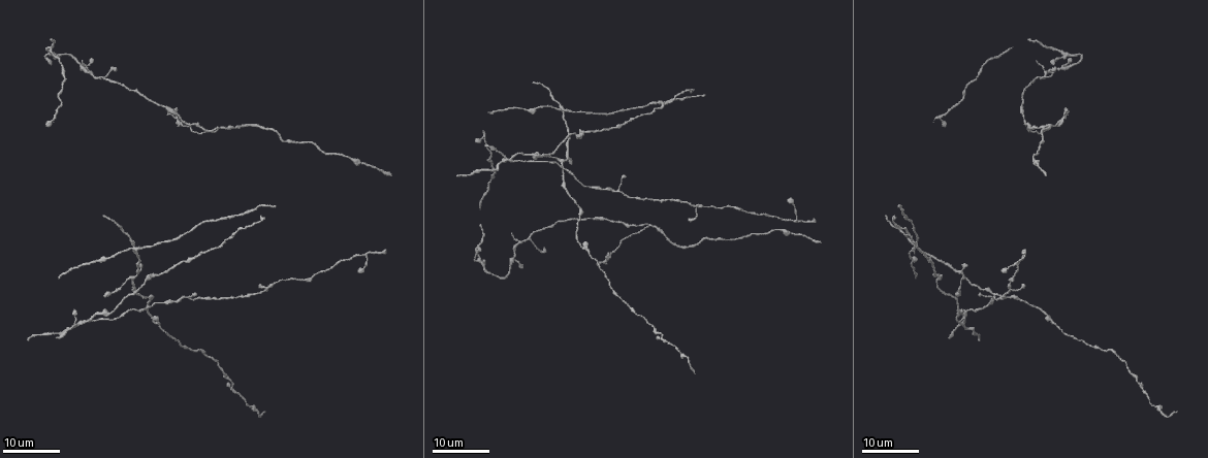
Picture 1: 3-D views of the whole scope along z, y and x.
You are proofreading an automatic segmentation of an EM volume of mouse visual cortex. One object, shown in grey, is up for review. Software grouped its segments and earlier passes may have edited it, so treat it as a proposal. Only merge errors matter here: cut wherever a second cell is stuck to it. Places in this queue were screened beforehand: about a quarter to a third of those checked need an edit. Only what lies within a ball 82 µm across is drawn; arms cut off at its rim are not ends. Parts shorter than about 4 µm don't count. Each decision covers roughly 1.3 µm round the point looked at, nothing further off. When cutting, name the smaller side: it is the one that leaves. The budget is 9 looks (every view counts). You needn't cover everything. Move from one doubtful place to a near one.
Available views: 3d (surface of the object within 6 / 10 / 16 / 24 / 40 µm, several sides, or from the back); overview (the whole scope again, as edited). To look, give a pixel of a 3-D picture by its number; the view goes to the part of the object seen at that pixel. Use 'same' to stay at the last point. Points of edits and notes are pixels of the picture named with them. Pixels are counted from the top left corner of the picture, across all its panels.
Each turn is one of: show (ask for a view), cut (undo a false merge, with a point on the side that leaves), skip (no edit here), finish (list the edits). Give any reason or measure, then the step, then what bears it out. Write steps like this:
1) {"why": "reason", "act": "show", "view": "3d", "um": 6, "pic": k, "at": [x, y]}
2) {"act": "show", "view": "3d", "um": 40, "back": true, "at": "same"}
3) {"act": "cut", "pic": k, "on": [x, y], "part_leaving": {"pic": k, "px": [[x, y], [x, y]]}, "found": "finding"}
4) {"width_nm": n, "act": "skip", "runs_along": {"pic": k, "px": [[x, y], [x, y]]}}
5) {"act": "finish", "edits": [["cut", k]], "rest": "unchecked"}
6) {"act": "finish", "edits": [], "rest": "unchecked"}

{"why": "four or more arms meet", "act": "show", "view": "3d", "um": 24, "pic": 1, "at": [961, 321]}

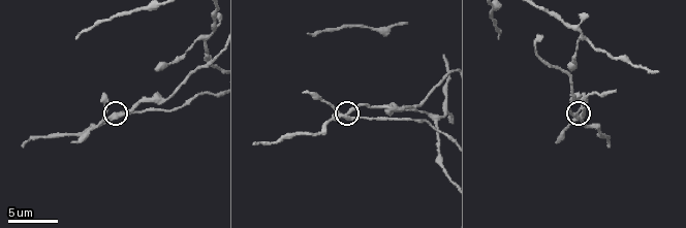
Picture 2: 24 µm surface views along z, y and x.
{"act": "show", "view": "3d", "um": 6, "pic": 2, "at": [118, 116]}

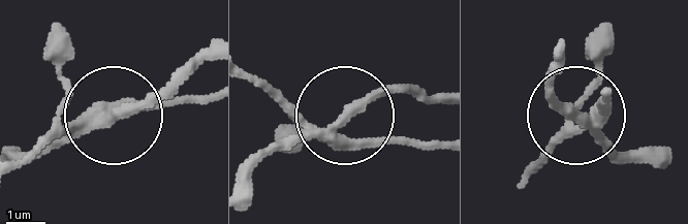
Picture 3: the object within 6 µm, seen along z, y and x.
{"arms": 4, "act": "cut", "pic": 3, "on": [137, 113], "part_leaving": {"pic": 3, "px": [[89, 130], [204, 64]]}, "found": "a second cell is stuck on"}

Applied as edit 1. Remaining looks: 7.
{"why": "three-way junction", "act": "show", "view": "3d", "um": 16, "pic": 2, "at": [206, 38]}

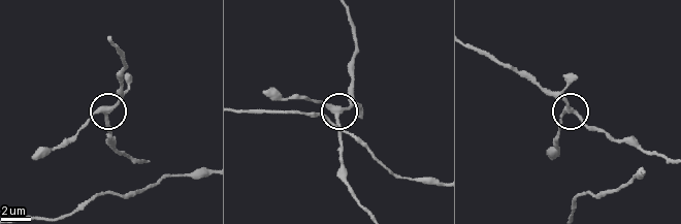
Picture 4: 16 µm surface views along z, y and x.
{"act": "show", "view": "3d", "um": 16, "back": true, "pic": 4, "at": [569, 110]}

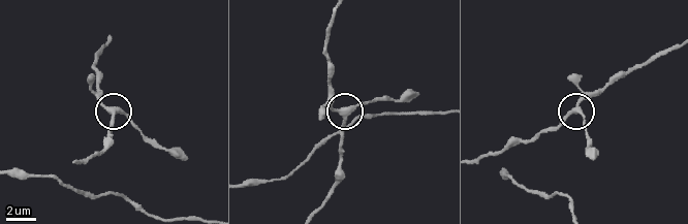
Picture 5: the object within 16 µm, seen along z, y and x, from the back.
{"side_arm_um": 6, "arms": 3, "act": "skip", "found": "one cell here"}

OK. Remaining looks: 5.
{"act": "show", "view": "3d", "um": 24, "pic": 1, "at": [133, 247]}

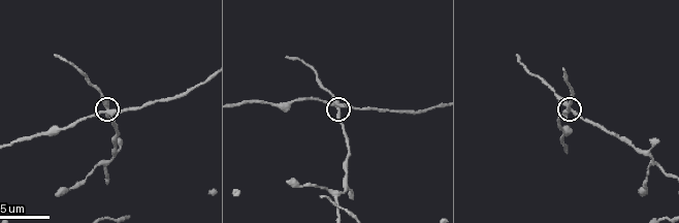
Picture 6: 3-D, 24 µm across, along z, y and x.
{"act": "show", "view": "3d", "um": 6, "pic": 6, "at": [339, 104]}

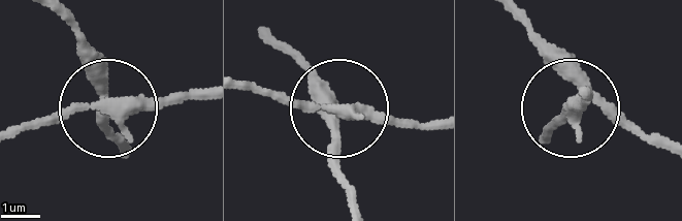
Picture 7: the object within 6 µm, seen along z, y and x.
{"arms": 5, "act": "skip", "runs_along": {"pic": 7, "px": [[349, 198], [332, 113], [240, 90]]}, "found": "all the same cell"}

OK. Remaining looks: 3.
{"why": "four arms meet", "act": "show", "view": "3d", "um": 16, "pic": 1, "at": [644, 228]}

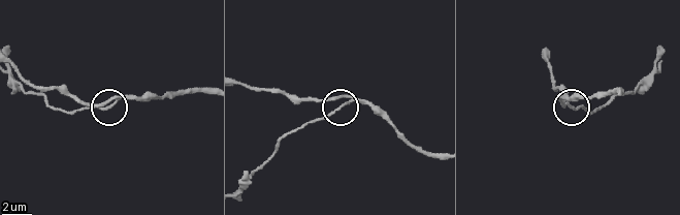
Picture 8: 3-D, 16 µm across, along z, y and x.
{"act": "show", "view": "3d", "um": 6, "pic": 8, "at": [340, 106]}

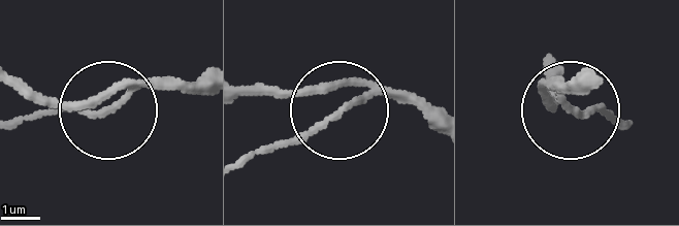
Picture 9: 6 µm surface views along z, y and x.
{"act": "cut", "pic": 9, "on": [320, 122], "part_leaving": {"pic": 9, "px": [[364, 95], [288, 141], [249, 151]]}, "found": "a second cell is stuck on"}

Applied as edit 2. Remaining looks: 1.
{"act": "finish", "edits": [["cut", 3], ["cut", 9]], "rest": "unchecked"}

